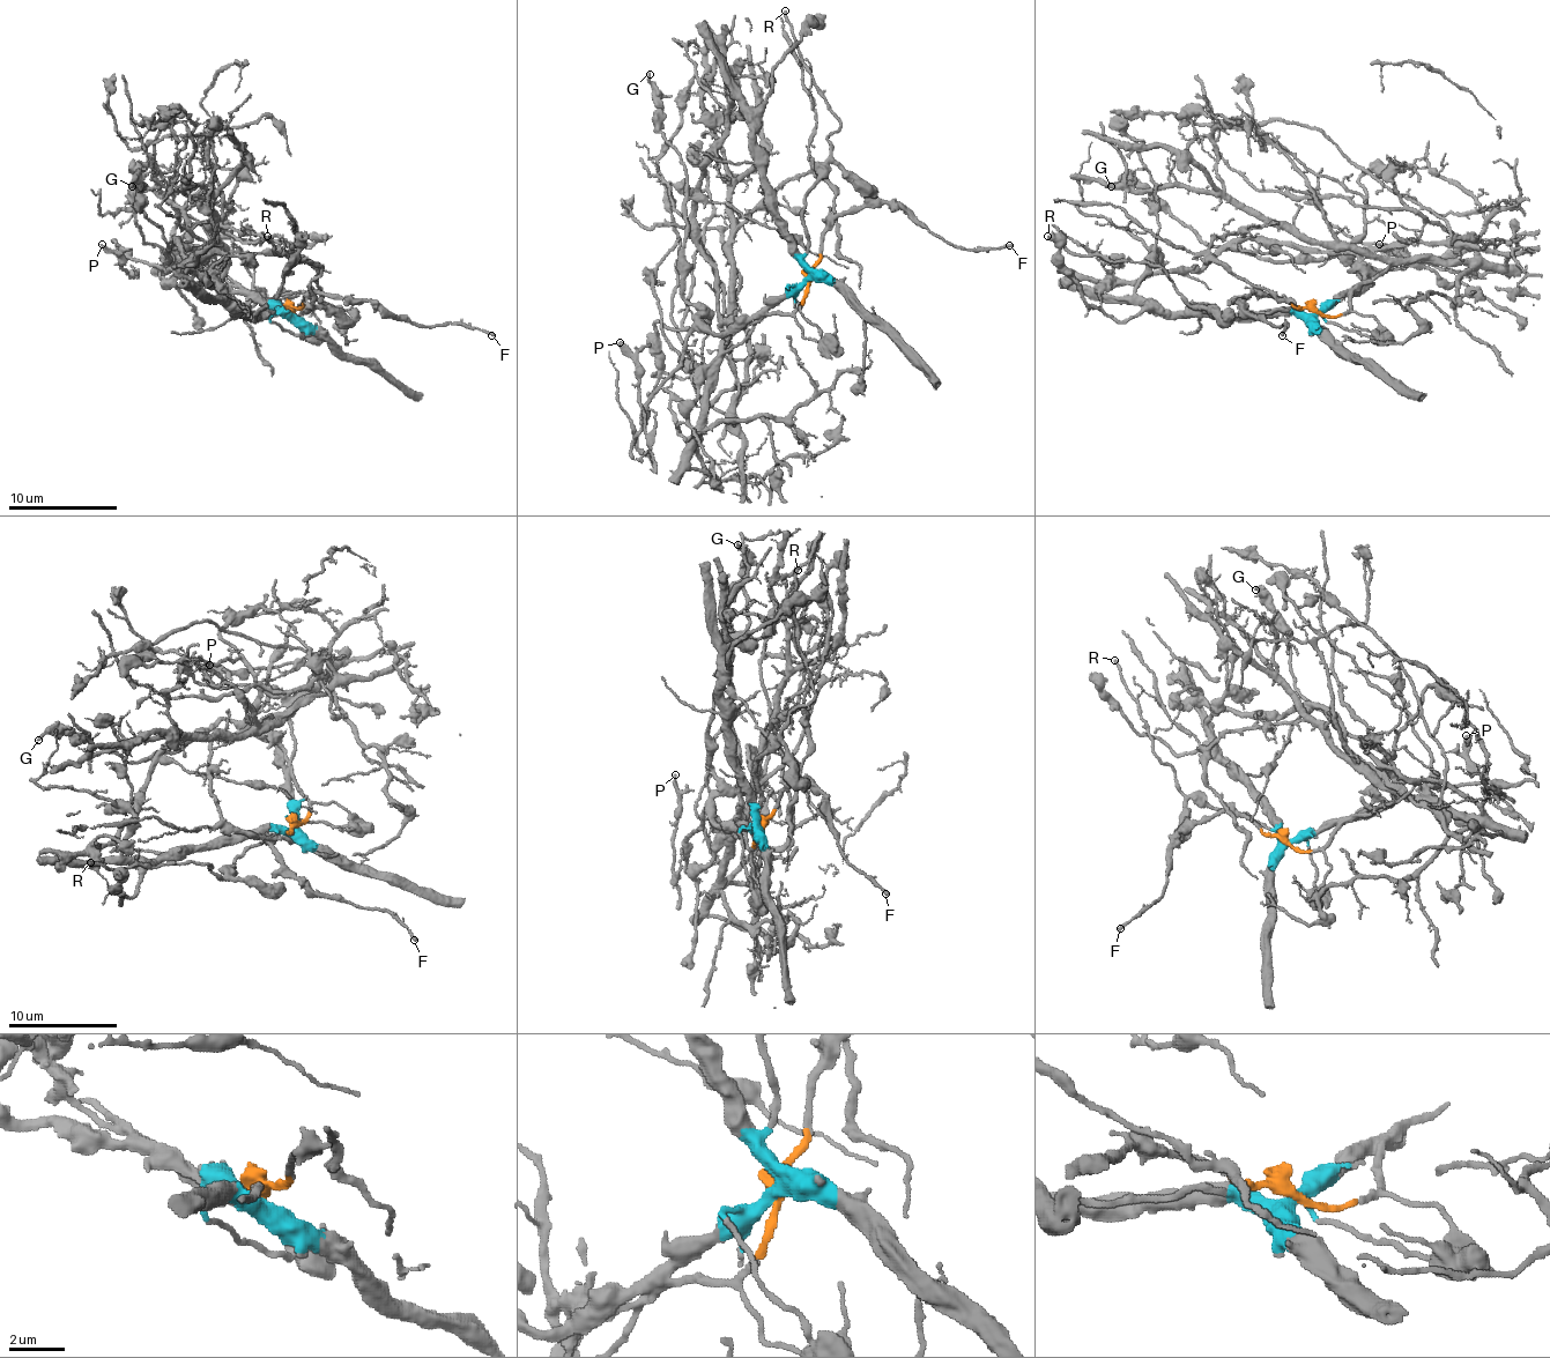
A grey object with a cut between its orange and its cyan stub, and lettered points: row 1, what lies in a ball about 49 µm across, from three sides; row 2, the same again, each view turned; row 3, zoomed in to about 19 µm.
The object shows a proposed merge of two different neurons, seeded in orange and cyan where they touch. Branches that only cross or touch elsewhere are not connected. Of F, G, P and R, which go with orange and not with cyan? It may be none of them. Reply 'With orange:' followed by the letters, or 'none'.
With orange: F

